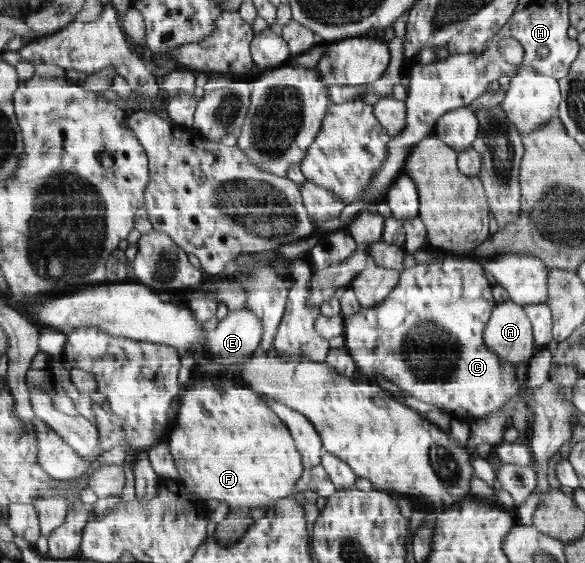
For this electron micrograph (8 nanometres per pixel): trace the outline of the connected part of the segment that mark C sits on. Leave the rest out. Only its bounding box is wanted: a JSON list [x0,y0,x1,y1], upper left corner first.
[344,254,525,421]

